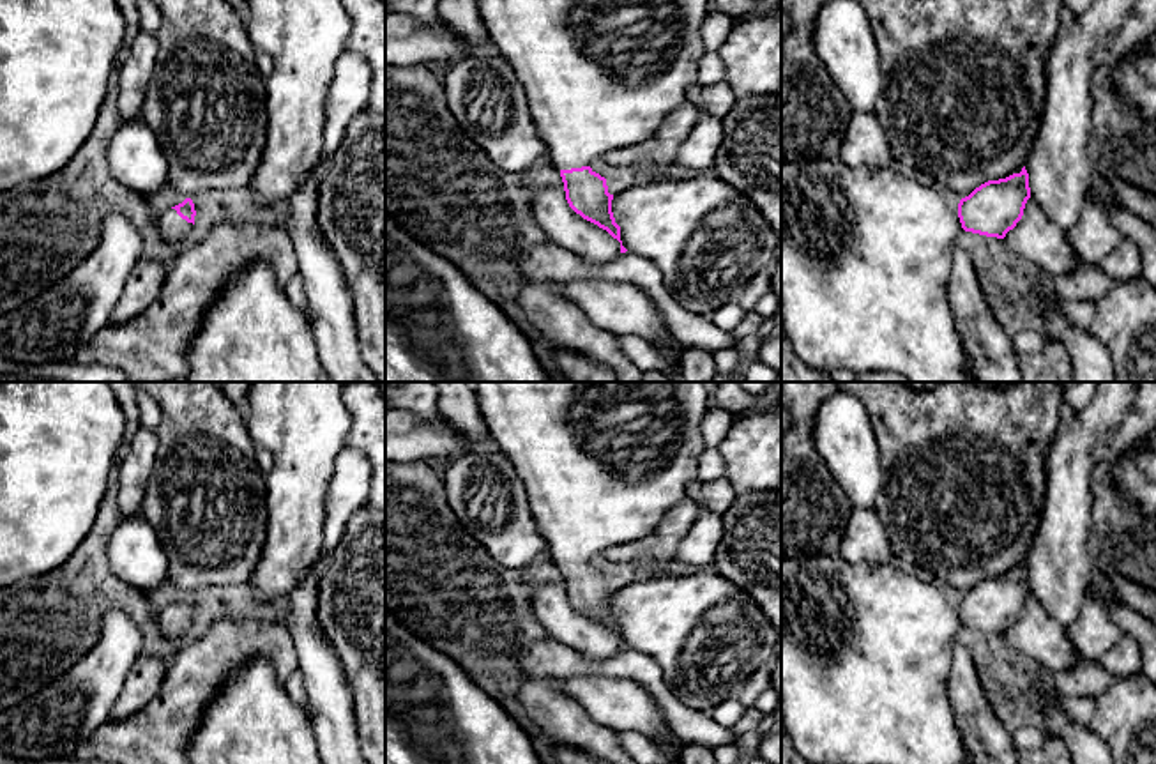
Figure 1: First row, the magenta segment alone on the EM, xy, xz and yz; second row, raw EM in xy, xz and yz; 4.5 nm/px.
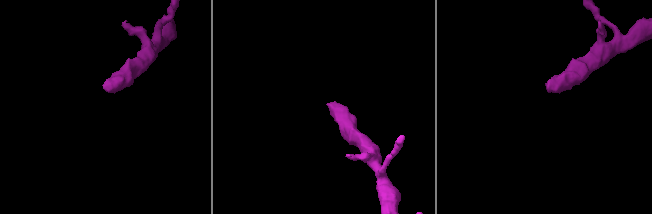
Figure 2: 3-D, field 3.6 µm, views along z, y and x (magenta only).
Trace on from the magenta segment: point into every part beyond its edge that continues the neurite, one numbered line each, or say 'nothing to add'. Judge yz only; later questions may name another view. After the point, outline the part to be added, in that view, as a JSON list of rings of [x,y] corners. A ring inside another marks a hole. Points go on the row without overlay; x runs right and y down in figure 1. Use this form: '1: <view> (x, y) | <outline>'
1: yz (866, 649) | [[[840,554],[781,559],[781,723],[795,753],[808,764],[969,764],[947,699],[953,647],[962,630],[958,603],[939,582],[924,582],[889,564],[850,564]]]

